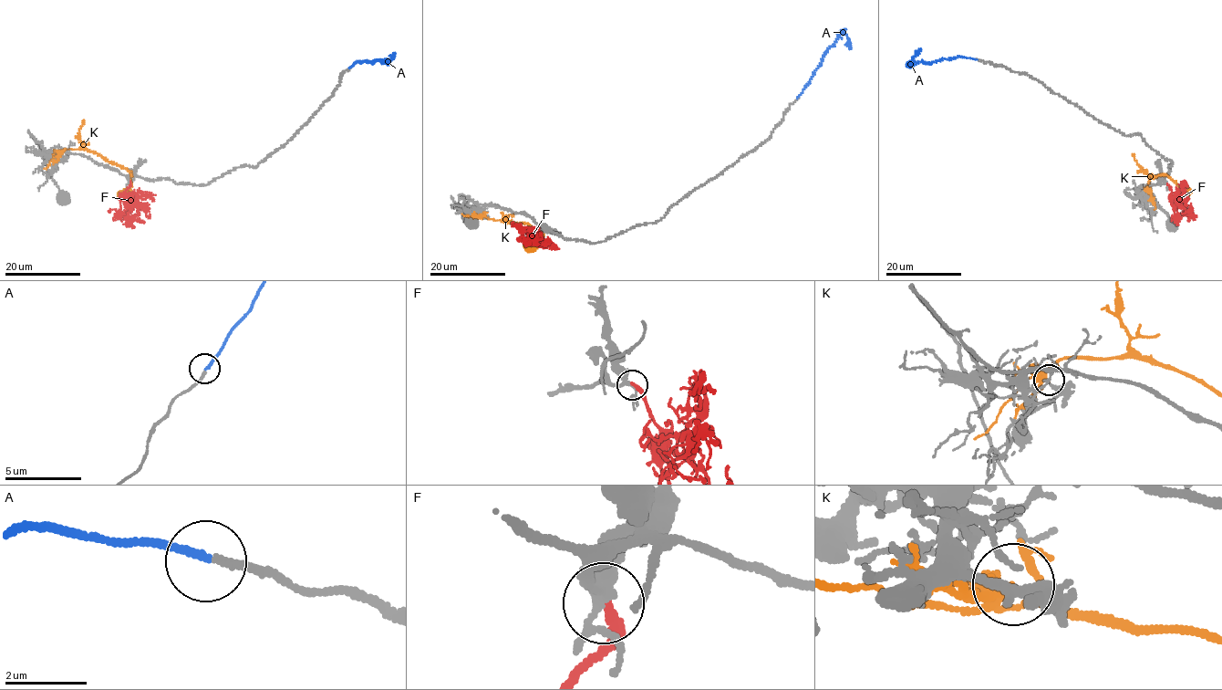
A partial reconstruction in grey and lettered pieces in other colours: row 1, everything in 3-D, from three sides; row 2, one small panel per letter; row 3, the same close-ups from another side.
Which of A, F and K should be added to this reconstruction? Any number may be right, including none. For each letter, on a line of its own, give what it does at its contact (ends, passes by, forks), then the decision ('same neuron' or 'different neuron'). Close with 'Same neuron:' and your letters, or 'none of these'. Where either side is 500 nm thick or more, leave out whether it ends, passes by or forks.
A: it ends; same neuron
F: it ends; different neuron
K: it forks; different neuron
Same neuron: A

